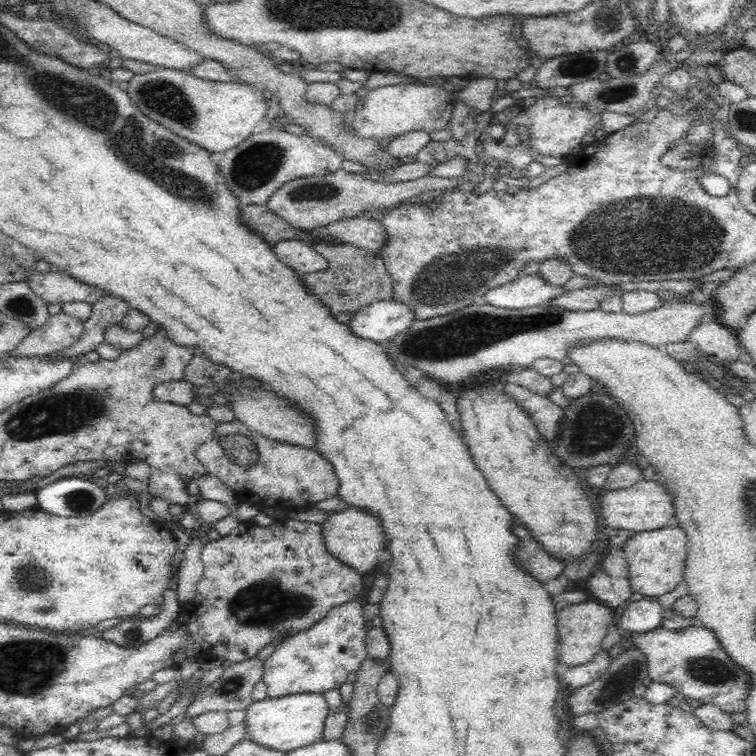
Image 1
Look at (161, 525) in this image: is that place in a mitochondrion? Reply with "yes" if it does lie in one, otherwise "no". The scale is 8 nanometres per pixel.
no

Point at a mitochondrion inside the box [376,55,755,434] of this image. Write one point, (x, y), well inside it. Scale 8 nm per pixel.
(640, 234)

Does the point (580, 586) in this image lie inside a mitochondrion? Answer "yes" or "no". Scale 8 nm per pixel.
no

